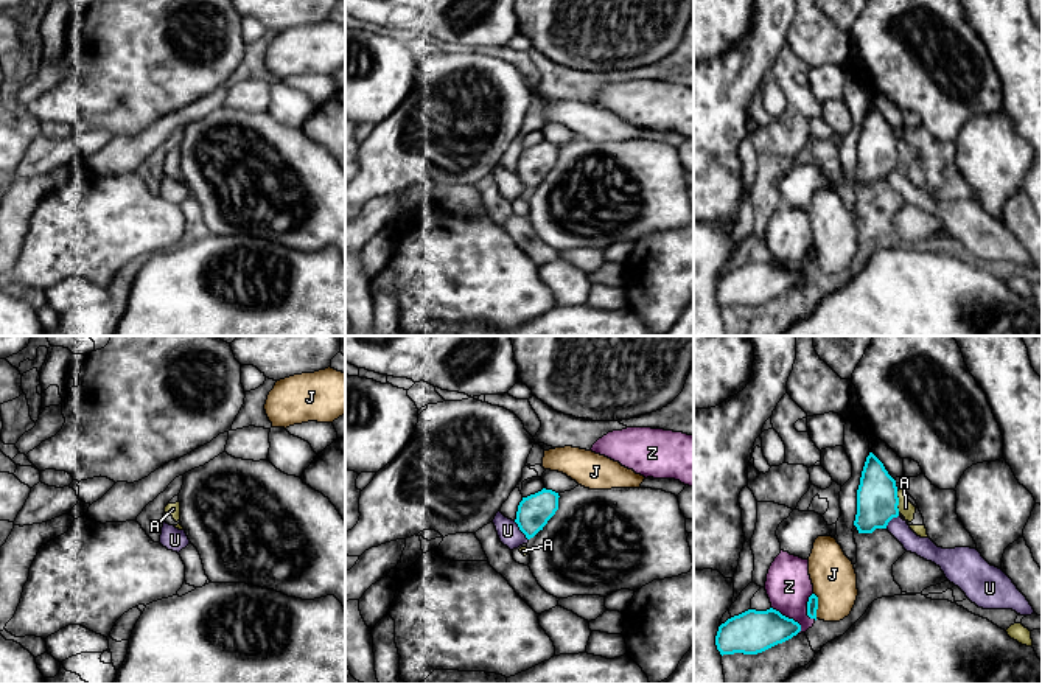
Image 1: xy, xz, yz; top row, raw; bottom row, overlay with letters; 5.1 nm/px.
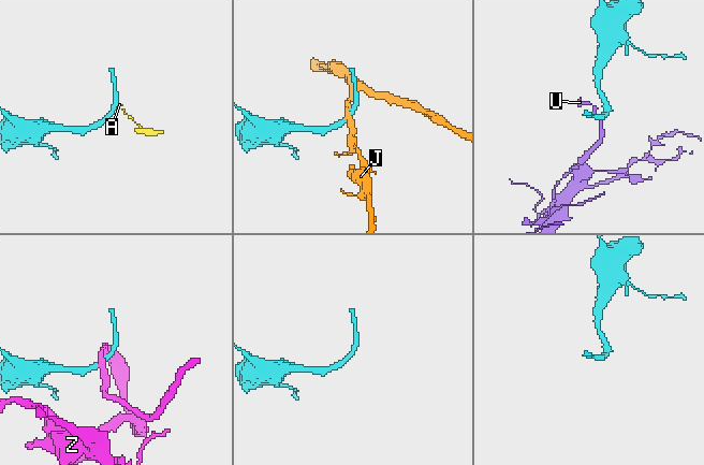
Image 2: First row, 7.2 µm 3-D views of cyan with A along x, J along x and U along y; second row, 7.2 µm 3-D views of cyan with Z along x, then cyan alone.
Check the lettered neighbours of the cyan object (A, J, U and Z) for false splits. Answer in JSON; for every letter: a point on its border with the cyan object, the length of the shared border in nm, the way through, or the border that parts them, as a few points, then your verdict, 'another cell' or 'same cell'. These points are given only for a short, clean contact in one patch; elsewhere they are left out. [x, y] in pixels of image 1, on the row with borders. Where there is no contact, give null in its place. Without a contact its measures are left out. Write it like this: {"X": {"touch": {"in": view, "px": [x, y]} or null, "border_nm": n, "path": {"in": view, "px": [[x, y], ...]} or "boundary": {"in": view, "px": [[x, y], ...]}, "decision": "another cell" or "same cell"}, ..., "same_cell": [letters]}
{"A": {"touch": {"in": "yz", "px": [898, 502]}, "border_nm": 110, "boundary": {"in": "yz", "px": [[896, 492], [899, 512]]}, "decision": "another cell"}, "J": {"touch": {"in": "yz", "px": [817, 605]}, "border_nm": 140, "decision": "another cell"}, "U": {"touch": {"in": "xz", "px": [520, 529]}, "border_nm": 130, "boundary": {"in": "xz", "px": [[514, 521], [527, 540]]}, "decision": "another cell"}, "Z": {"touch": {"in": "yz", "px": [787, 617]}, "border_nm": 200, "decision": "another cell"}, "same_cell": []}

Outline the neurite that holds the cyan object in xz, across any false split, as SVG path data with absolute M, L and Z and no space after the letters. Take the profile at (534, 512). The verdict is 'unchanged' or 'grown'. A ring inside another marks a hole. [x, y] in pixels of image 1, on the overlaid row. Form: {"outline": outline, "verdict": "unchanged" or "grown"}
{"outline": "M543 488L523 497L518 505L516 519L519 530L527 539L533 538L558 510L558 493Z", "verdict": "unchanged"}

